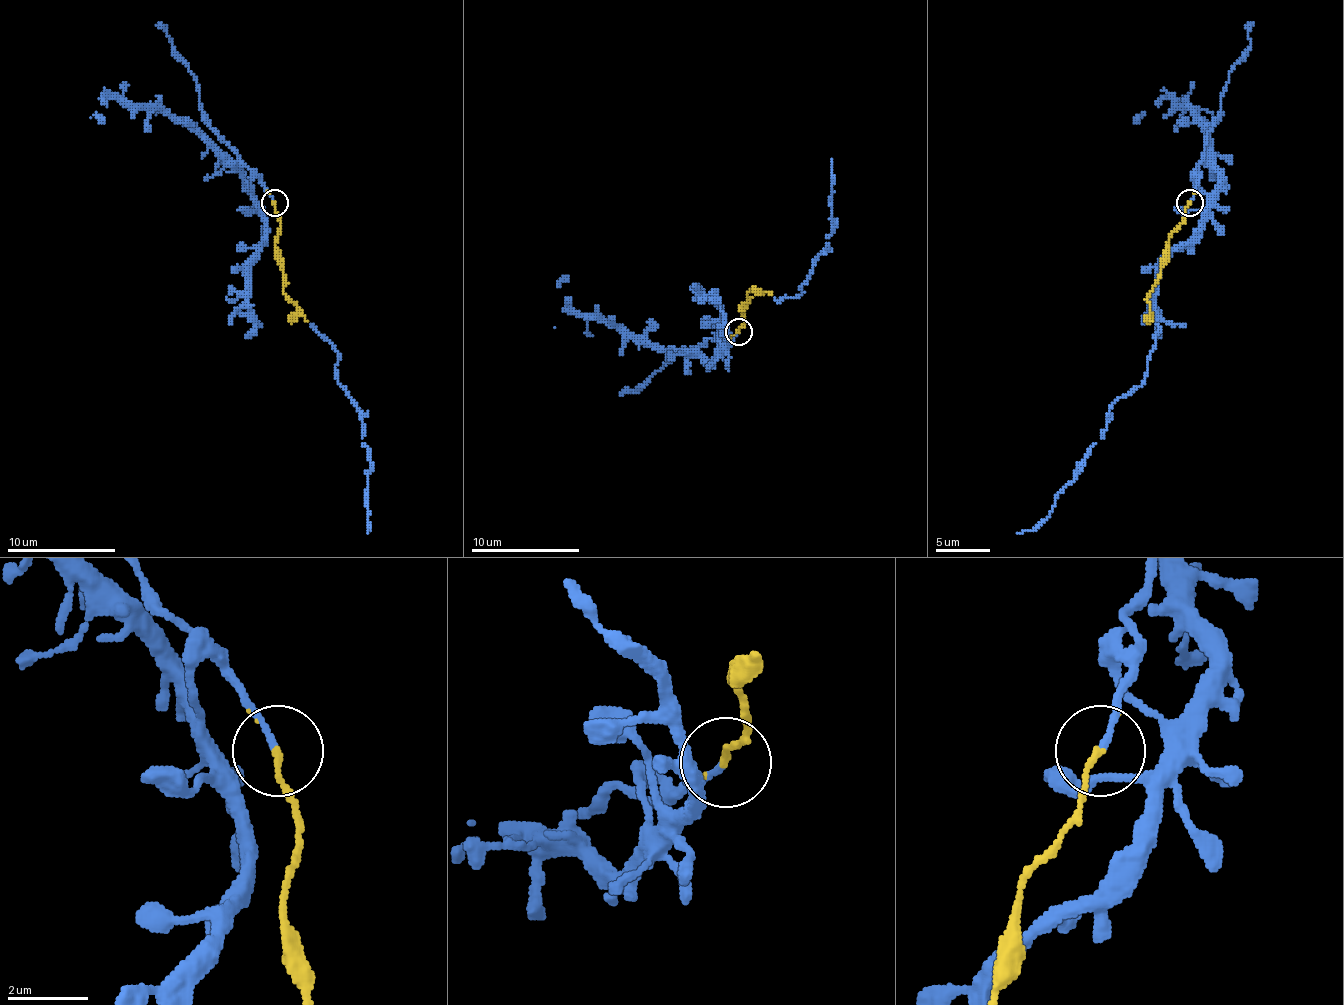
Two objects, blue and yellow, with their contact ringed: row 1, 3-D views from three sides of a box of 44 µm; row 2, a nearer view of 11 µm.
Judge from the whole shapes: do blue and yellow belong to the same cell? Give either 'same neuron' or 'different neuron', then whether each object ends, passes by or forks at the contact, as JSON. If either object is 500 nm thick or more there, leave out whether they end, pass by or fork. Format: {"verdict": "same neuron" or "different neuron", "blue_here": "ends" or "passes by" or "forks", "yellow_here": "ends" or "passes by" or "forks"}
{"verdict": "same neuron", "blue_here": "ends", "yellow_here": "passes by"}

